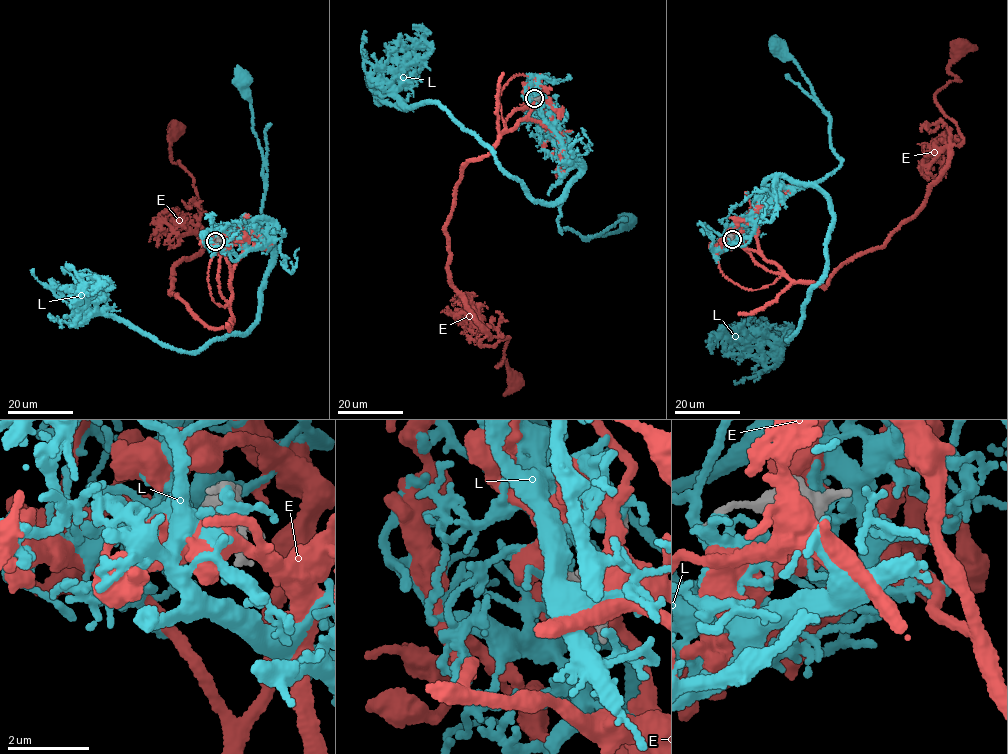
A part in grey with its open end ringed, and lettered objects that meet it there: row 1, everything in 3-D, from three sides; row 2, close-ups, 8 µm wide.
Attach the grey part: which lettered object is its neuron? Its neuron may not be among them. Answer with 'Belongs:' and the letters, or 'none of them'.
Belongs: none of them

